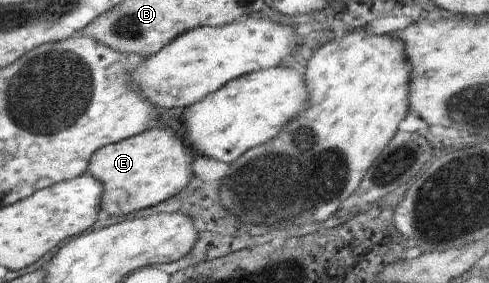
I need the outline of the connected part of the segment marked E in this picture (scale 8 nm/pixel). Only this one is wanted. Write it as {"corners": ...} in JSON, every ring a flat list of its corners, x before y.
{"corners":[[154,128,95,151,87,172,103,185,100,200,105,212,112,217,127,216,182,191,192,177,190,164,194,157,192,148,185,144,178,130]]}

